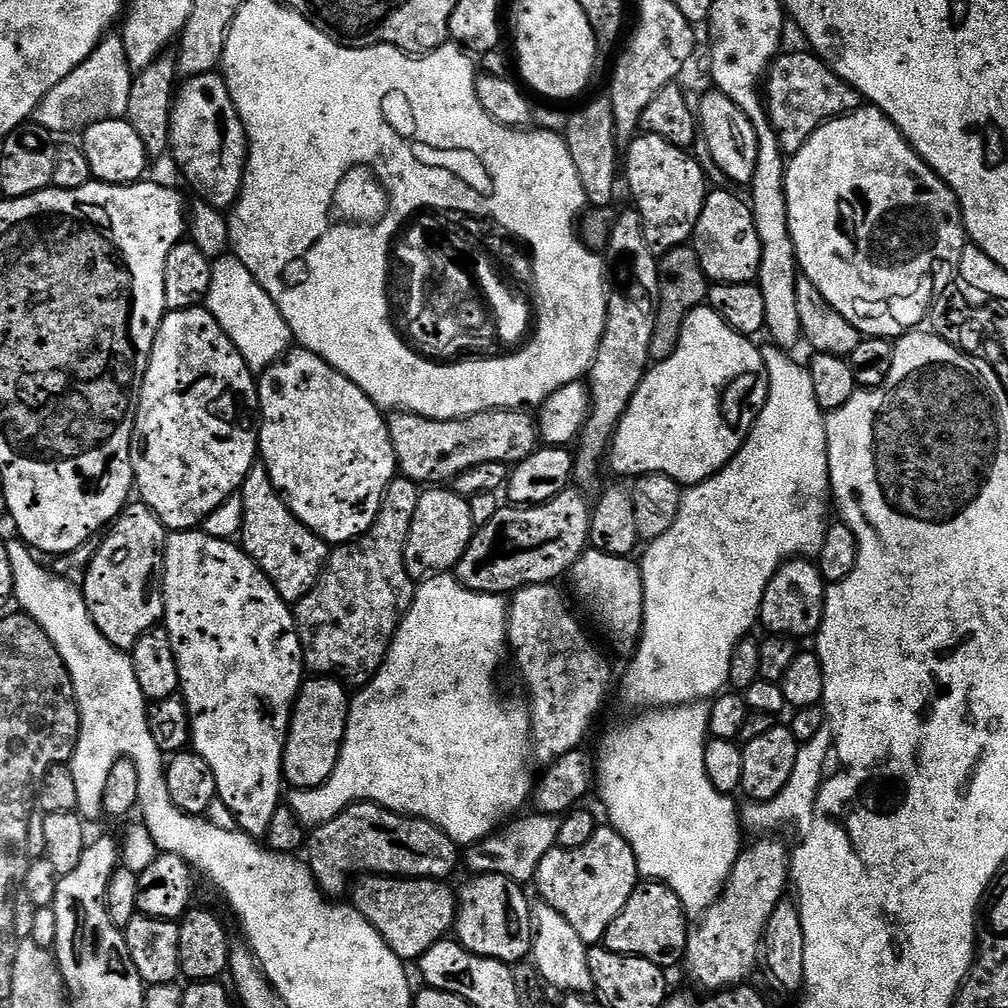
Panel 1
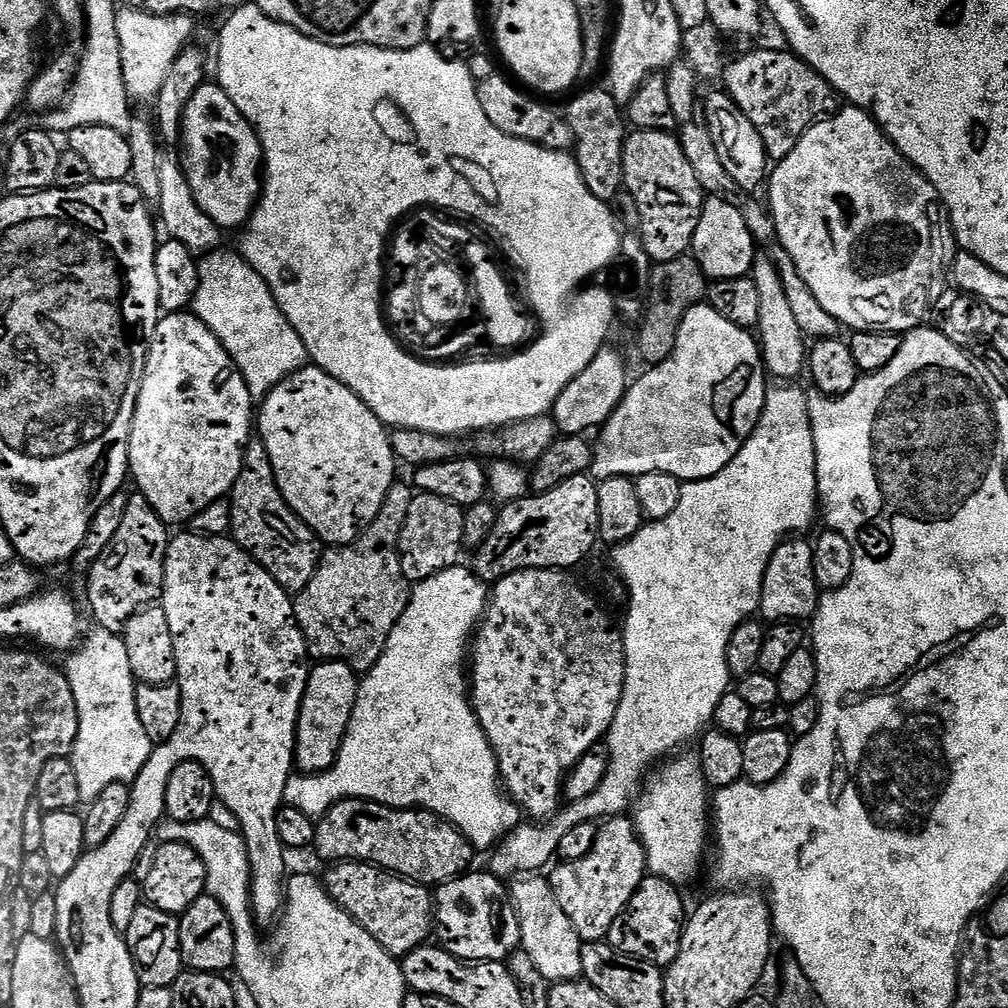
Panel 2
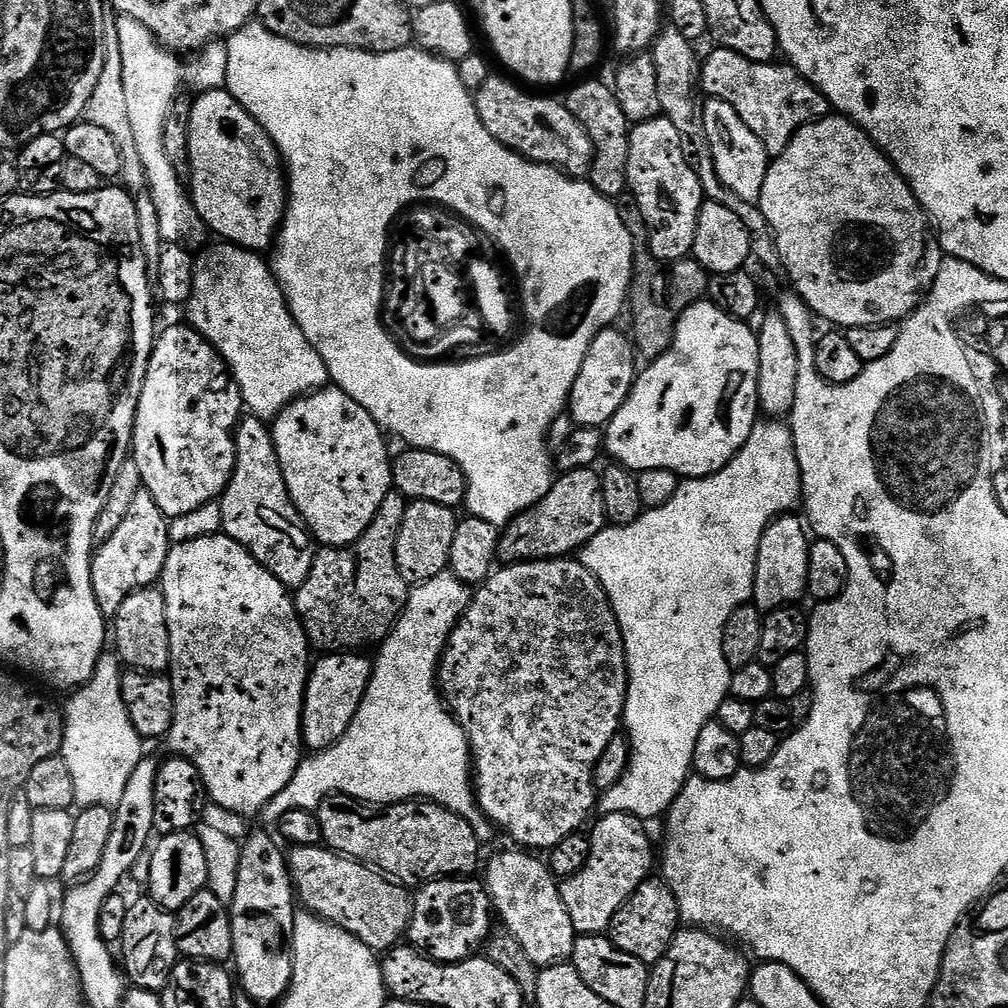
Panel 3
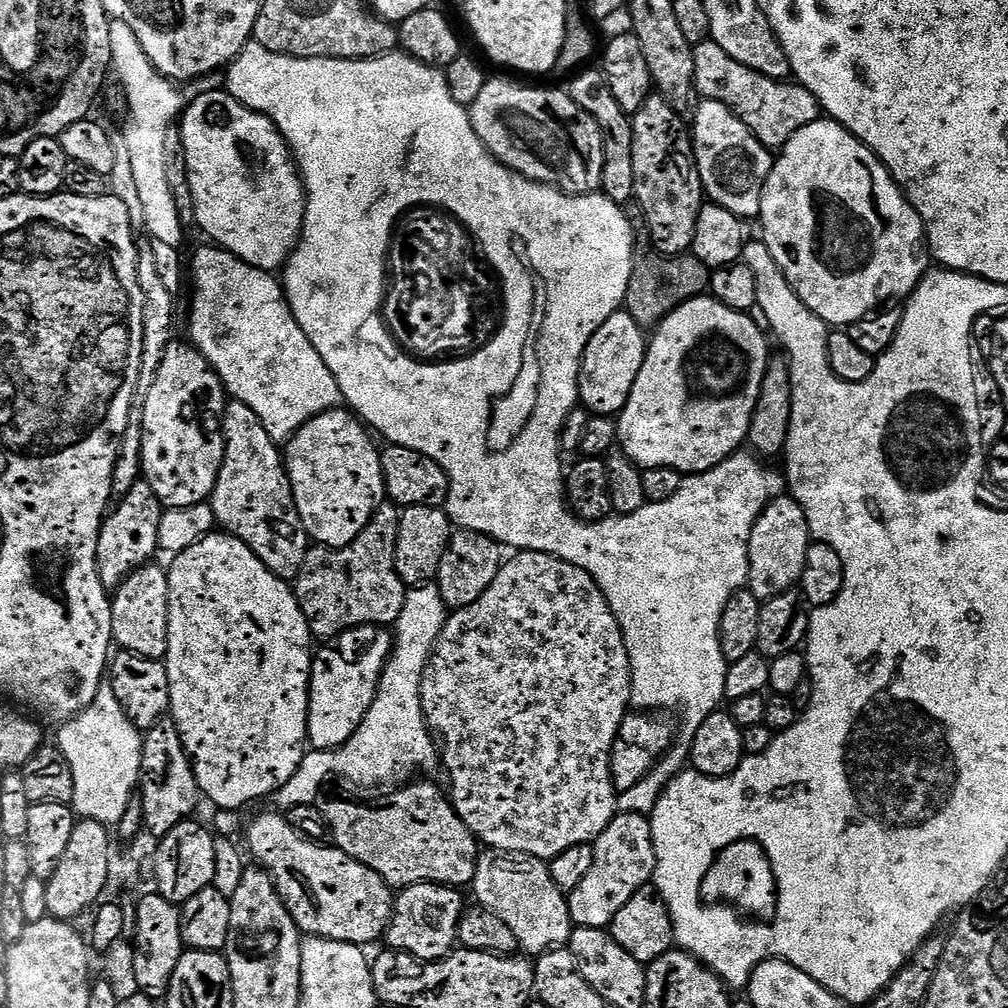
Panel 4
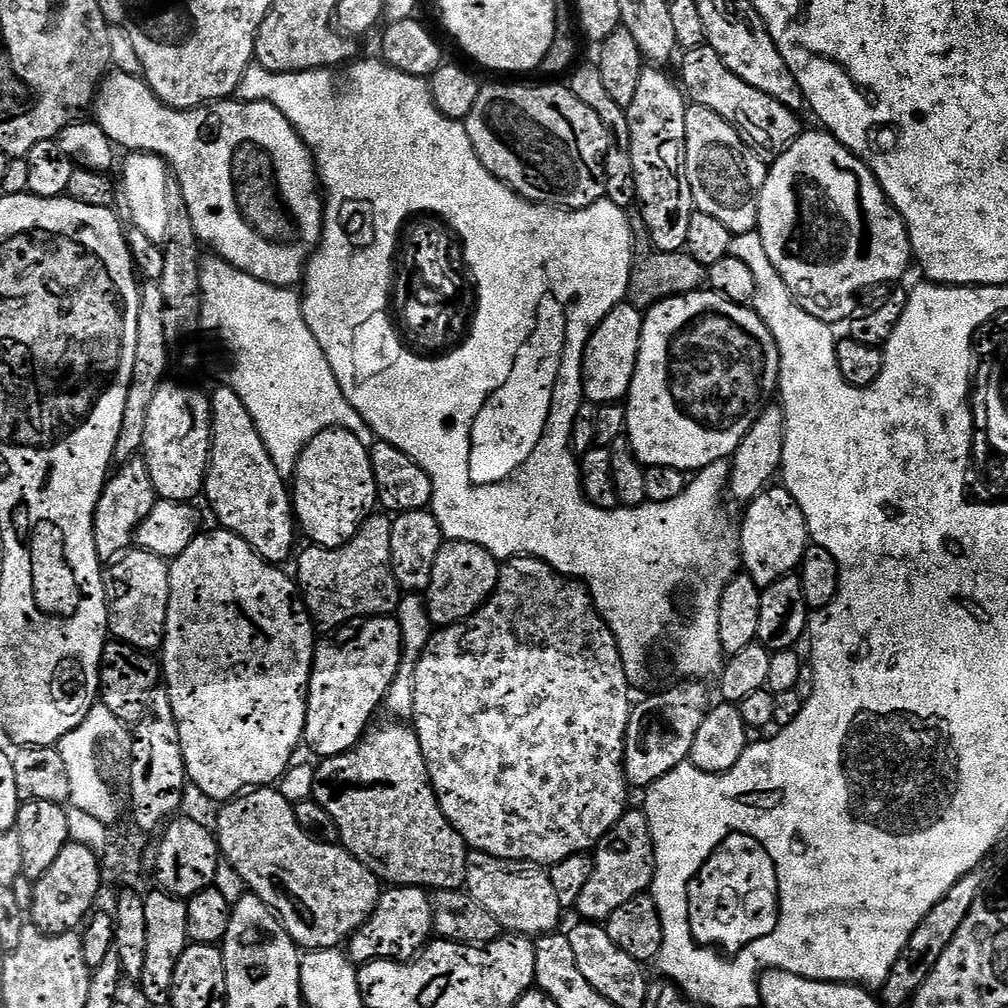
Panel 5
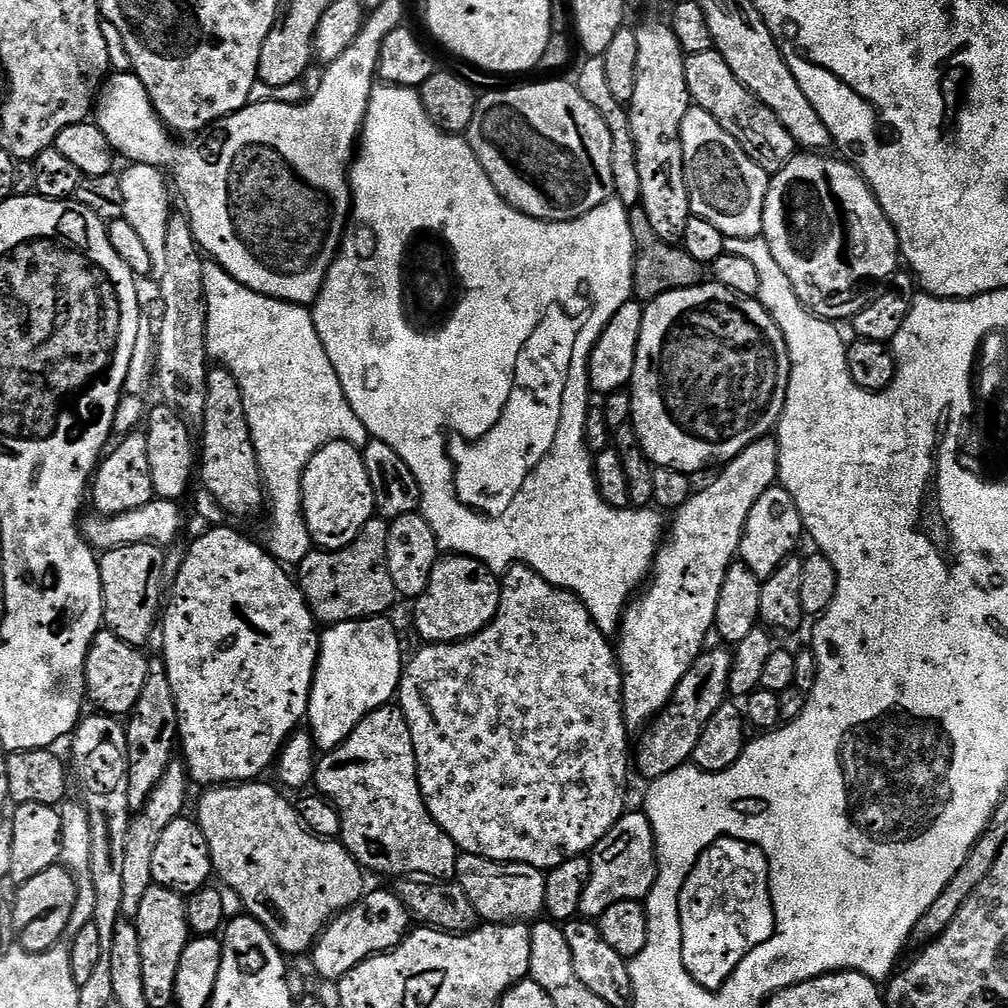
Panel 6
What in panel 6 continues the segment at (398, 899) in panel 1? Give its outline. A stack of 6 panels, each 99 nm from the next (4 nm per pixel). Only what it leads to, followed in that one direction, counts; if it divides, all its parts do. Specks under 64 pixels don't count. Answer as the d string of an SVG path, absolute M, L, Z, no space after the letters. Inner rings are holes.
M237 782L209 787L196 808L194 819L200 825L202 834L206 834L212 871L219 883L230 886L230 890L242 898L243 911L271 934L281 952L289 957L300 956L304 951L305 955L332 917L360 901L366 891L365 873L343 844L336 840L323 840L308 831L300 821L300 813L293 801L291 804L279 787L271 788L260 783L264 782Z

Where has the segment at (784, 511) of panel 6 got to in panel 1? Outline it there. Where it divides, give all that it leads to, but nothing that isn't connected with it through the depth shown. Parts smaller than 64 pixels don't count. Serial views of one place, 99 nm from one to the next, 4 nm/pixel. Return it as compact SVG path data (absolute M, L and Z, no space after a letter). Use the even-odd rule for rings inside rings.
M793 558L781 564L774 578L770 578L762 598L759 623L765 624L767 631L777 636L815 637L824 617L825 591L826 582L819 567L811 559Z

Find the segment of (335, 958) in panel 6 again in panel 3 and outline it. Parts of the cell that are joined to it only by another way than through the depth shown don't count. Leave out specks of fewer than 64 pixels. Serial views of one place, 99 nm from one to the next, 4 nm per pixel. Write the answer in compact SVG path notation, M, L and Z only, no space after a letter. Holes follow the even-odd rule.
M472 878L430 880L415 889L406 940L417 952L439 964L457 964L475 957L493 931L494 909L487 887L479 879L468 879Z

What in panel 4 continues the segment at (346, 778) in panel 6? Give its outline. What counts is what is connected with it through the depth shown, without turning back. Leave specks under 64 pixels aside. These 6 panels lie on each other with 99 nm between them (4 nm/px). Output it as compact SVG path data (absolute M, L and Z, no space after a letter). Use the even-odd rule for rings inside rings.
M405 783L373 804L359 804L344 796L324 794L317 799L315 805L322 818L326 818L335 847L350 854L350 858L362 862L362 866L374 870L393 889L408 888L412 884L471 885L478 855L476 835L468 829L466 822L462 822L462 818L458 818L458 814L452 809L451 799L445 793L444 796L440 793L438 785L416 783Z

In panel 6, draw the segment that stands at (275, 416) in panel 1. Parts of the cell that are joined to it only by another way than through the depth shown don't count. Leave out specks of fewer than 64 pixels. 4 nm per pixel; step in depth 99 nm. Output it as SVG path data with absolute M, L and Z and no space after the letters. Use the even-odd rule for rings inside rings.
M330 442L310 458L302 478L302 512L317 549L344 548L354 542L375 510L374 490L370 490L370 474L366 474L361 449L346 442Z

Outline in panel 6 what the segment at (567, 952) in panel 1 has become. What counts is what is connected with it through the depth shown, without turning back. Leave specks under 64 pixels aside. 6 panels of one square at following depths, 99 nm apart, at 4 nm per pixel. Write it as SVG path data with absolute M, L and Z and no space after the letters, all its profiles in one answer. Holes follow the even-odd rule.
M467 854L456 858L455 879L460 888L466 890L466 898L470 898L477 917L489 924L528 922L539 917L544 912L546 898L544 878L545 873L541 869L529 864L500 864L496 860Z

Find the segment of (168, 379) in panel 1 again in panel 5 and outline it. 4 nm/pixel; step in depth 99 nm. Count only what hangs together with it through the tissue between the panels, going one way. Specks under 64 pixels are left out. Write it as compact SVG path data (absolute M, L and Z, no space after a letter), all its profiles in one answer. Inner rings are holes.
M165 382L160 385L158 394L154 394L154 403L146 417L146 438L142 459L154 478L154 490L161 500L195 501L203 493L204 480L208 476L208 459L212 456L212 402L196 388L187 388L184 384Z

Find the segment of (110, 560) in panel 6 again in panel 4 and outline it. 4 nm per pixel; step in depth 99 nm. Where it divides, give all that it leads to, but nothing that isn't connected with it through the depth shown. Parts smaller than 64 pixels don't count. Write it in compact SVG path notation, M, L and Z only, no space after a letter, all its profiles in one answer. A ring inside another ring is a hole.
M149 562L134 570L114 590L112 602L112 638L123 651L133 652L142 658L164 660L168 654L168 627L170 626L170 586L168 574L156 562Z

